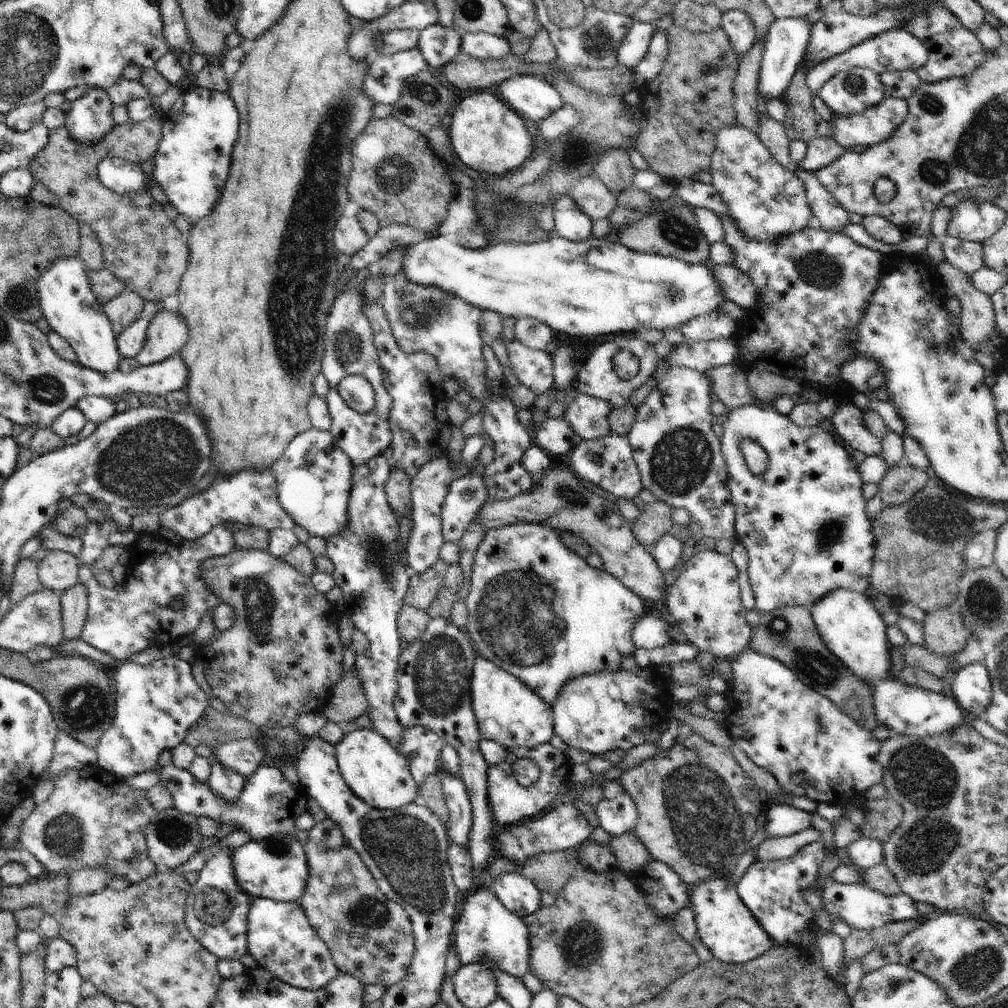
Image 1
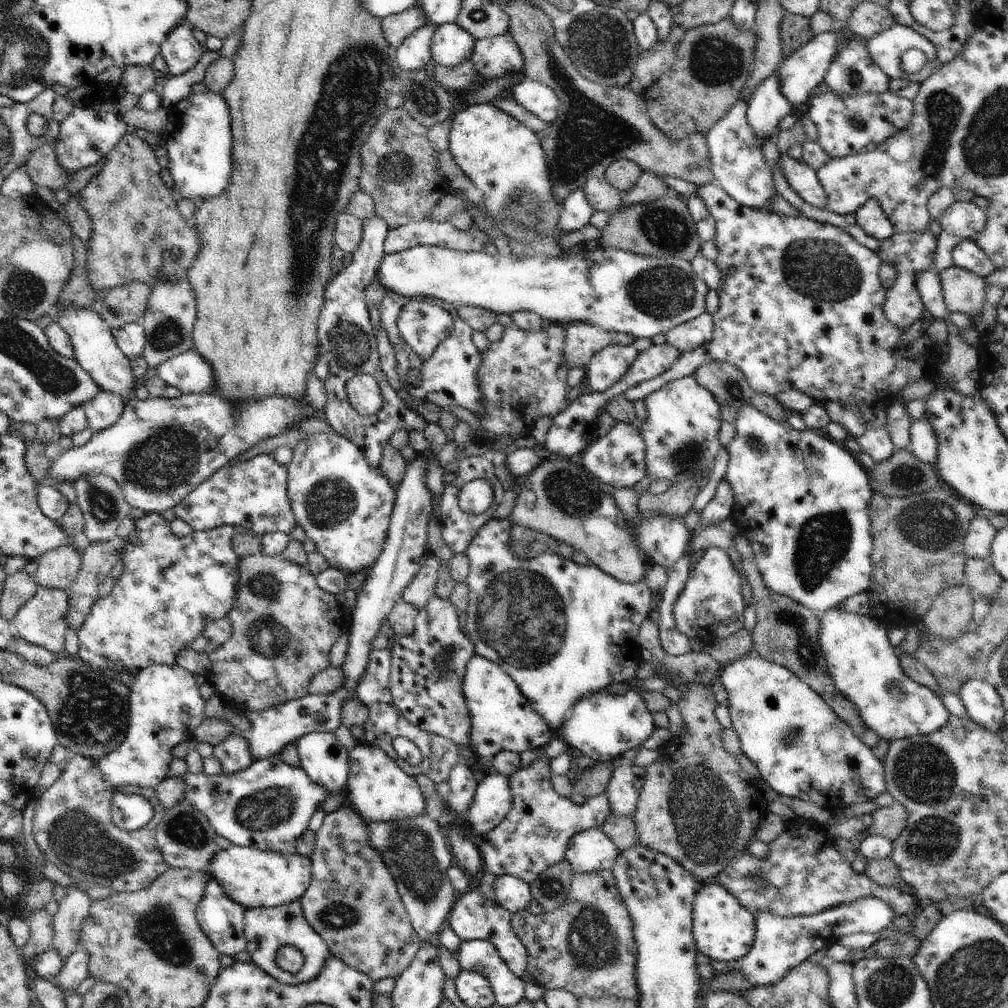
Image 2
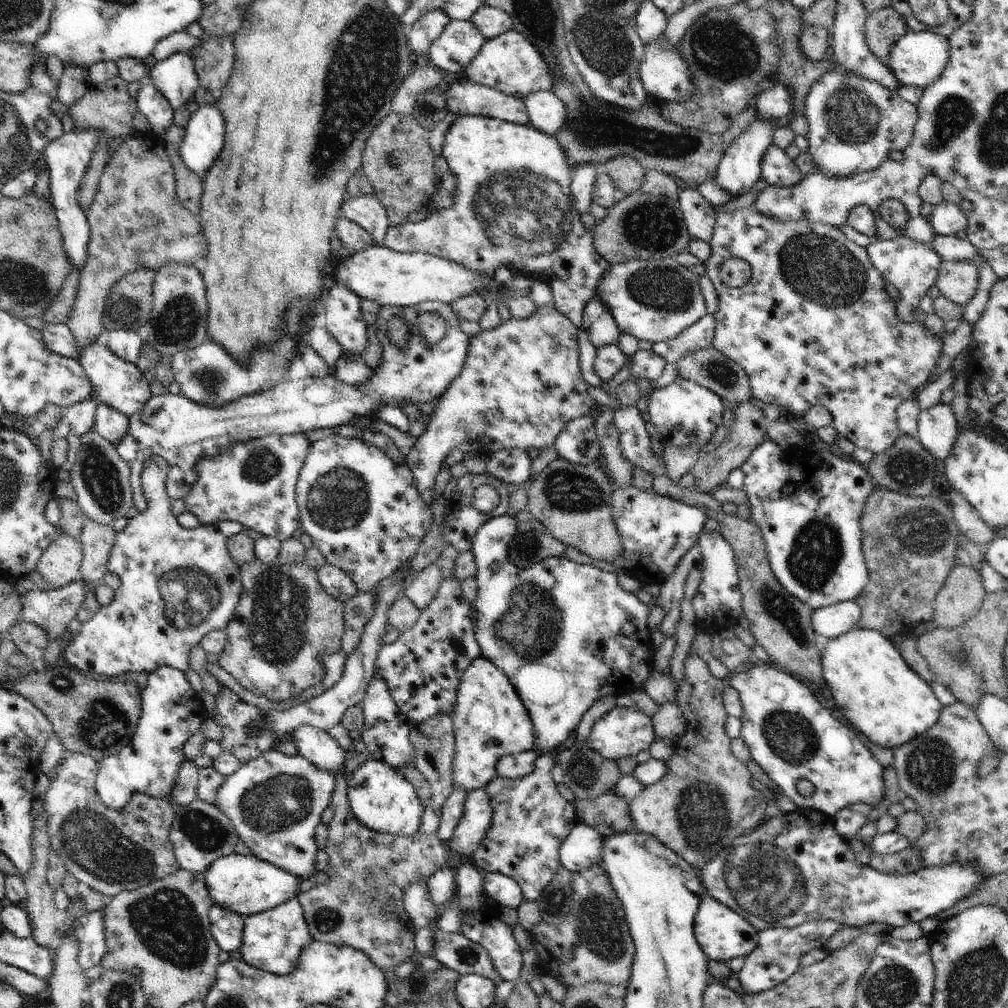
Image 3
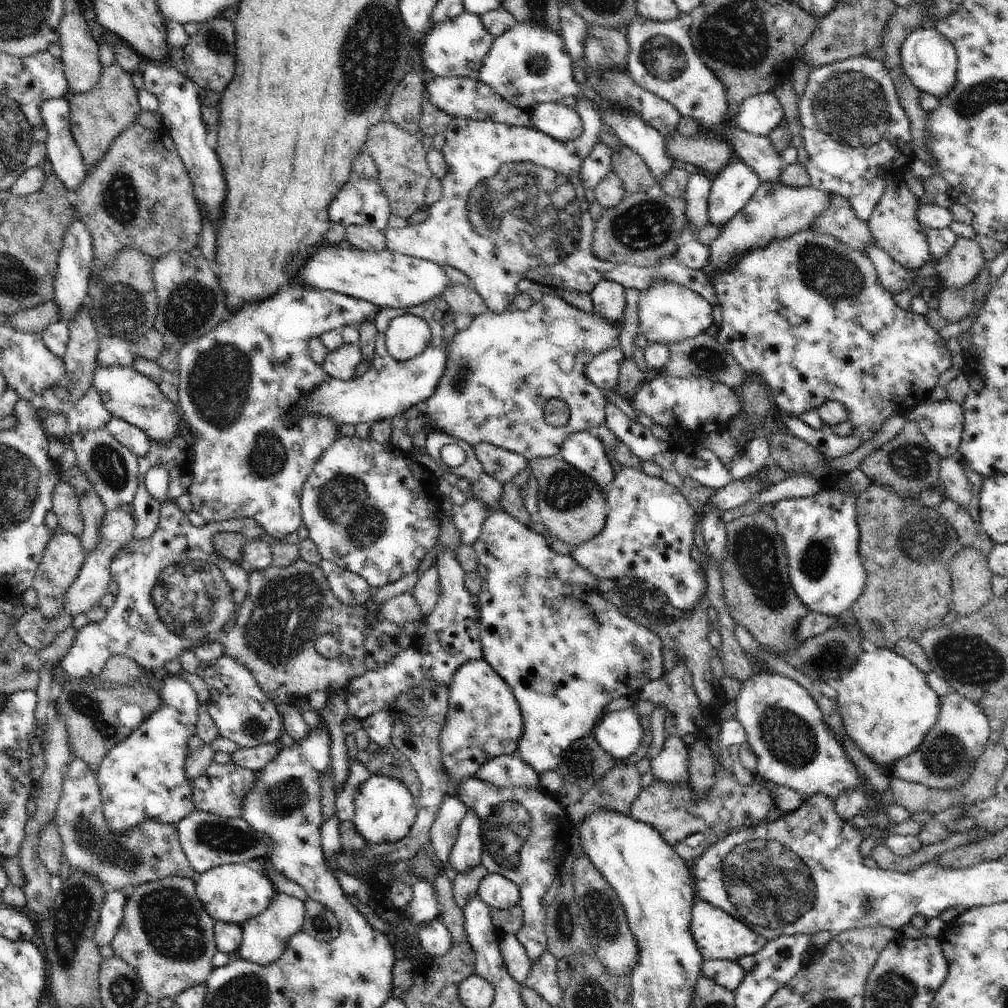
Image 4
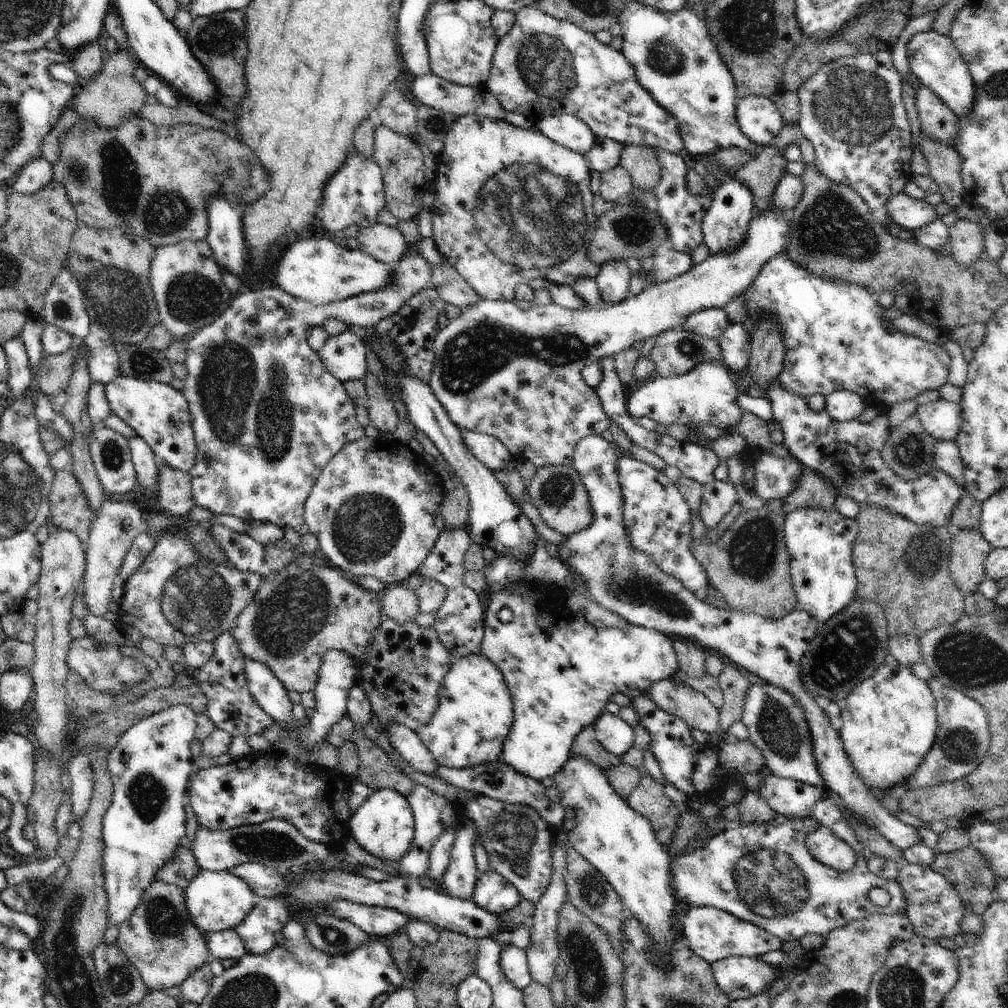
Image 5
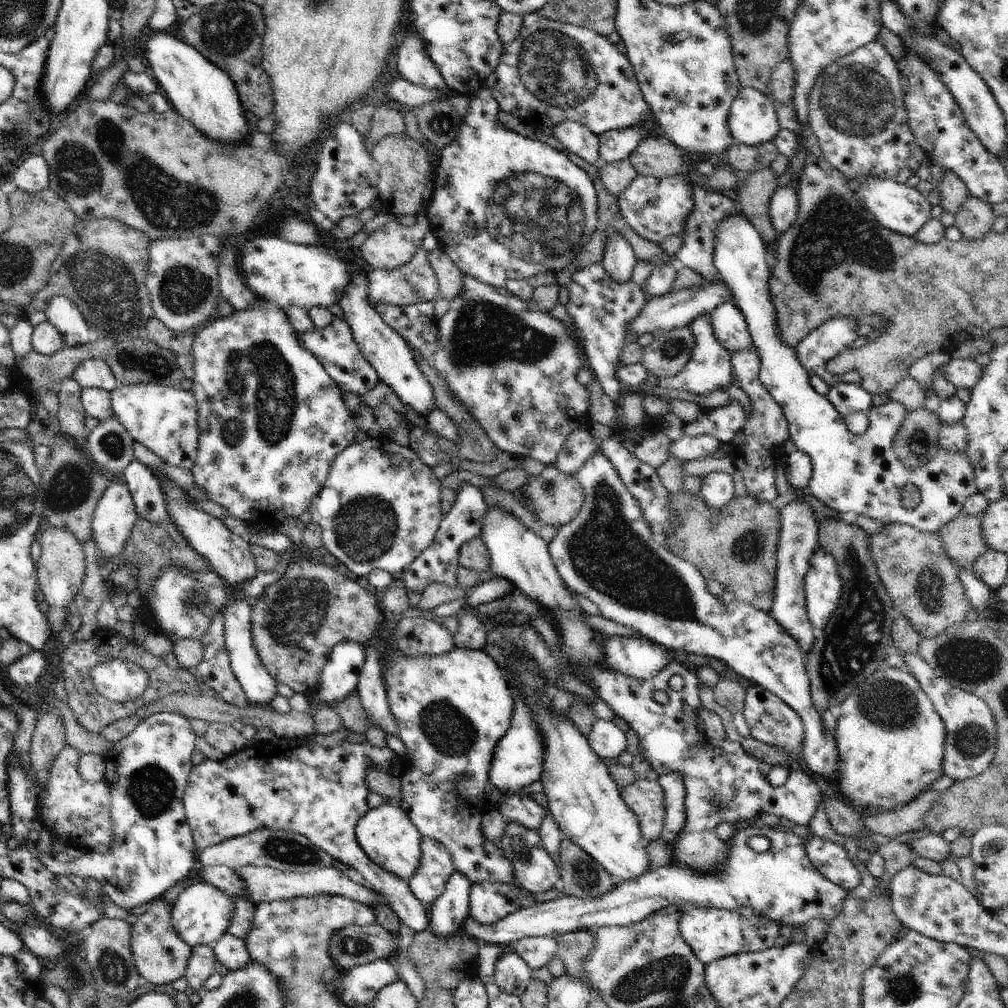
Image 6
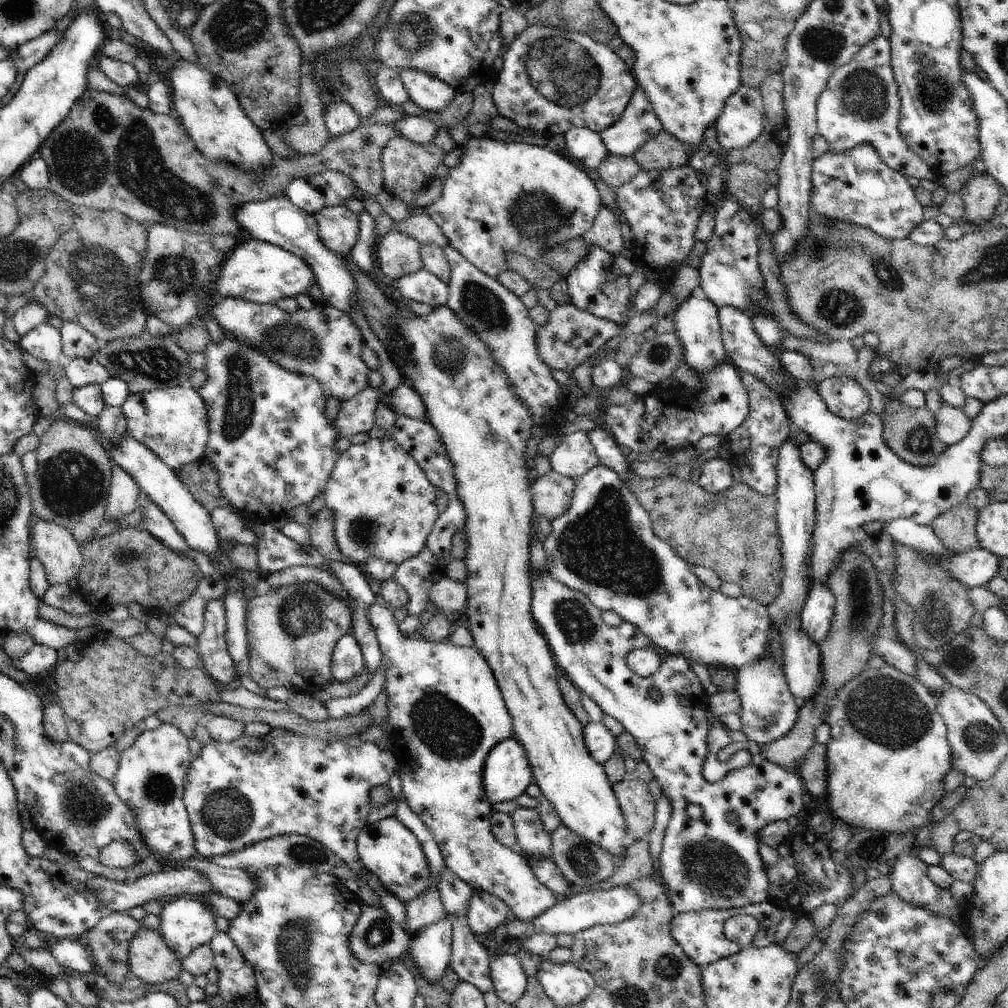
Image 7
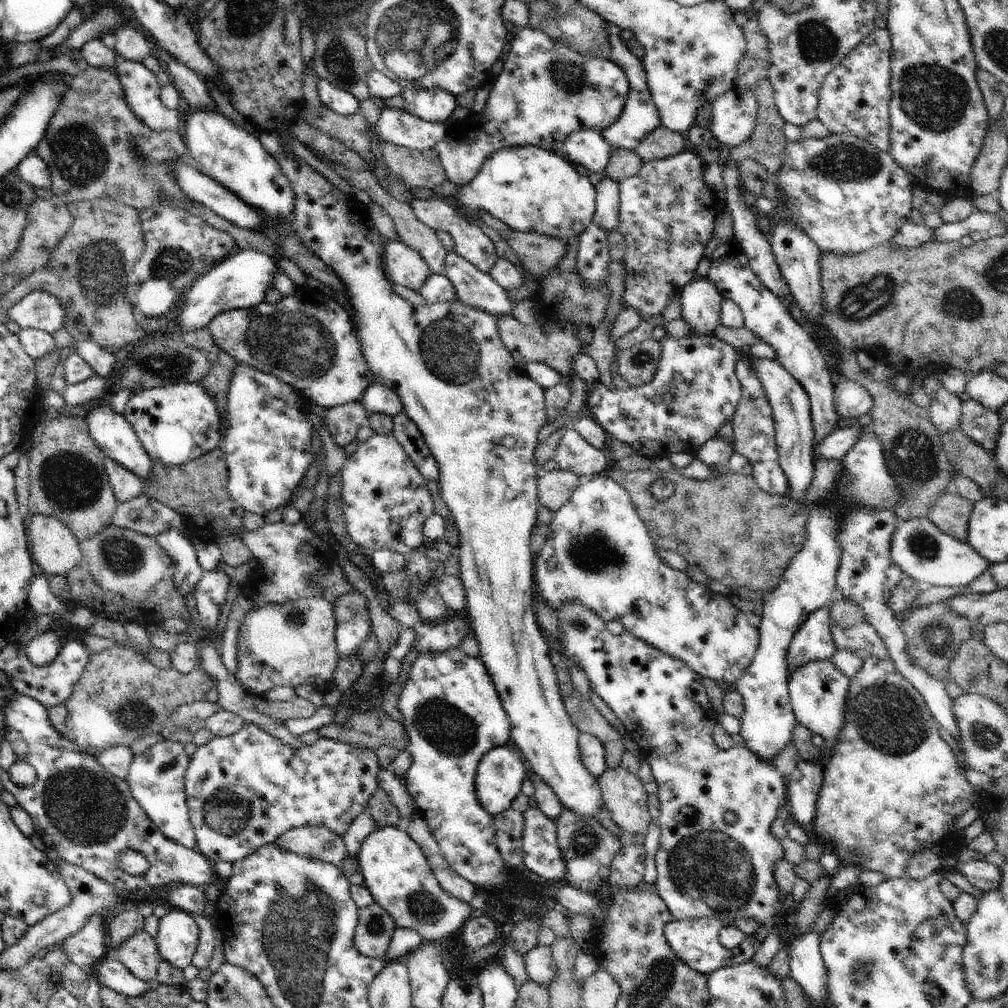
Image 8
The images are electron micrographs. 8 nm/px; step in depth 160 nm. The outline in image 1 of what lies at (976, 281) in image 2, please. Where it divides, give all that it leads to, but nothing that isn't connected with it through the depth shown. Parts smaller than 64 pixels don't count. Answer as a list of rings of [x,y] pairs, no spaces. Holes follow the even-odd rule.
[[[946,260],[938,265],[937,272],[948,298],[956,296],[961,301],[961,338],[968,346],[977,347],[992,337],[996,323],[990,297],[974,286],[971,275],[954,268]]]

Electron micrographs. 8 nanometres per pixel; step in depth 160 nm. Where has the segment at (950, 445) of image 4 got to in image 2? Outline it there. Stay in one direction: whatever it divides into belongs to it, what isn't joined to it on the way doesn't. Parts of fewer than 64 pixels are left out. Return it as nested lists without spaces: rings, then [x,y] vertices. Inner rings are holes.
[[[924,415],[911,424],[910,450],[925,463],[936,464],[938,456],[938,441],[934,427]]]

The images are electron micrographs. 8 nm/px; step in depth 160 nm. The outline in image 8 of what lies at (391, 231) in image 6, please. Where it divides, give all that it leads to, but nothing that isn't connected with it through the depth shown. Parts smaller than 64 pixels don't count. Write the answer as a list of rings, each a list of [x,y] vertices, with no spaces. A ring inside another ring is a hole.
[[[400,240],[385,242],[382,262],[389,282],[402,285],[417,293],[432,275],[422,256]]]

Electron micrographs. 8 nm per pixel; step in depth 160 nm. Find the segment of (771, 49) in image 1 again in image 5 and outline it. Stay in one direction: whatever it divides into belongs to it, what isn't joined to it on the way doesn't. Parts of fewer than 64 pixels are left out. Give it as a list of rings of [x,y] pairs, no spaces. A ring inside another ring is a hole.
[[[736,178],[723,183],[712,194],[713,203],[701,222],[706,255],[729,253],[739,248],[747,238],[755,206],[750,189]]]

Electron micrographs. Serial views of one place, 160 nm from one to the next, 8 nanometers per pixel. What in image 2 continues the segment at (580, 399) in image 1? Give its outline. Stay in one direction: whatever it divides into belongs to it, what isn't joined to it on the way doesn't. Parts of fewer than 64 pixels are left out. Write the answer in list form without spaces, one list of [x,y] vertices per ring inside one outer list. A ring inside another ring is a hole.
[[[710,182],[705,185],[701,185],[698,189],[697,195],[703,200],[703,203],[708,207],[710,214],[716,219],[716,232],[714,241],[718,247],[719,253],[716,257],[715,263],[721,272],[729,270],[729,267],[736,268],[735,274],[722,275],[722,286],[717,288],[719,296],[719,308],[713,314],[713,339],[706,344],[703,344],[700,348],[693,351],[683,352],[681,357],[678,357],[674,364],[664,374],[657,376],[656,378],[645,381],[642,384],[638,384],[633,389],[627,390],[624,395],[628,400],[633,402],[637,400],[644,400],[647,396],[650,396],[653,392],[656,392],[659,388],[666,386],[669,382],[681,379],[685,376],[690,376],[693,372],[701,366],[701,364],[710,361],[722,361],[737,366],[746,377],[746,382],[751,386],[754,394],[767,394],[771,397],[775,397],[778,392],[786,392],[786,390],[798,390],[803,392],[812,398],[813,402],[822,405],[828,416],[833,423],[842,426],[849,435],[858,442],[863,452],[867,452],[873,458],[875,464],[881,463],[883,460],[890,458],[895,452],[894,445],[891,439],[891,434],[888,428],[887,408],[894,402],[898,393],[906,384],[910,382],[916,382],[920,378],[926,378],[929,376],[927,373],[927,366],[929,365],[929,356],[932,356],[932,352],[929,350],[925,355],[920,355],[914,359],[908,359],[906,357],[906,351],[909,347],[897,348],[897,344],[900,344],[900,336],[904,334],[904,329],[898,328],[893,322],[890,322],[885,315],[883,304],[887,297],[887,290],[882,287],[880,280],[878,279],[878,268],[882,264],[882,259],[876,251],[868,249],[866,246],[858,243],[852,235],[850,235],[842,227],[838,225],[815,221],[800,216],[780,216],[780,214],[768,211],[763,211],[750,208],[741,205],[736,202],[731,196],[728,196],[726,192],[722,190],[722,187],[718,186],[715,182]]]

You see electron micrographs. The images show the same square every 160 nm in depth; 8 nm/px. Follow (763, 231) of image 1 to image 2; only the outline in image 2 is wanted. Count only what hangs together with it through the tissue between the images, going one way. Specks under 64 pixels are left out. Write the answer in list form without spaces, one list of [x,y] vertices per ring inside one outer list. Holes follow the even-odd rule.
[[[738,100],[730,112],[706,134],[710,151],[714,182],[741,205],[763,211],[768,210],[768,198],[774,196],[773,174],[767,168],[761,146],[747,121],[749,103]]]

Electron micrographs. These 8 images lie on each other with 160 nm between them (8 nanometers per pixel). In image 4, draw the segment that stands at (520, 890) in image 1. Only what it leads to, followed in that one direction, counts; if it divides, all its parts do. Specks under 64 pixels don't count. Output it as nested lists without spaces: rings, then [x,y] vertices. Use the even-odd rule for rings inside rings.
[[[488,873],[476,893],[491,908],[509,909],[519,901],[519,888],[511,880],[498,873]]]

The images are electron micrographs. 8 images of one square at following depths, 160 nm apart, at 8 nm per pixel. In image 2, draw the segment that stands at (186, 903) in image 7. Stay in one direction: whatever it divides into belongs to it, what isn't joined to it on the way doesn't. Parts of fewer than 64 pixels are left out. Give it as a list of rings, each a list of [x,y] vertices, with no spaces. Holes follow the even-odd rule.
[[[232,845],[229,849],[219,850],[206,868],[208,874],[216,879],[225,895],[246,910],[258,907],[277,907],[298,900],[311,881],[311,860],[305,855],[283,855],[274,851],[259,851],[255,848]]]

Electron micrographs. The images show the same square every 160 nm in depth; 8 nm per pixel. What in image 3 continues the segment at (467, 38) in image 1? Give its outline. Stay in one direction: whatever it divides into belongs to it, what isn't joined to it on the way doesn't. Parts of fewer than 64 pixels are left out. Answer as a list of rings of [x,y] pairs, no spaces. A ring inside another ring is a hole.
[[[514,28],[500,36],[486,39],[465,74],[472,82],[487,85],[519,99],[525,99],[530,93],[538,91],[553,91],[557,84],[539,48]]]

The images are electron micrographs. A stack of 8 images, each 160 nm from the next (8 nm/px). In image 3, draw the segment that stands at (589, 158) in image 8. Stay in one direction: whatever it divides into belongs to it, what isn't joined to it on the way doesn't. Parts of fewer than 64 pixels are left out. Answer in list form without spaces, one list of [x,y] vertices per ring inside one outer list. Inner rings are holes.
[[[552,91],[530,93],[522,100],[532,127],[546,134],[555,135],[567,126],[569,112],[562,100]]]

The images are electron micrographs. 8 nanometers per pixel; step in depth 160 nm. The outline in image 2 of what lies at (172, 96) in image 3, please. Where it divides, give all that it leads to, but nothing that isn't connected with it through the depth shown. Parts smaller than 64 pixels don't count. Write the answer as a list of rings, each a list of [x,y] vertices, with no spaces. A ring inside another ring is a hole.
[[[182,22],[180,26],[168,33],[159,52],[167,64],[167,72],[162,75],[166,78],[161,78],[162,83],[162,81],[192,70],[204,54],[204,48],[194,38],[189,24]]]

